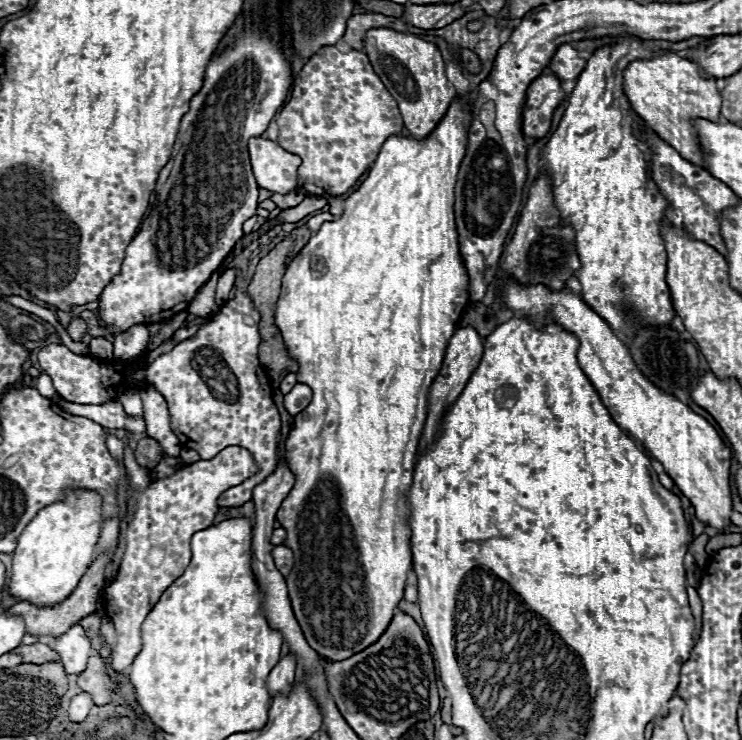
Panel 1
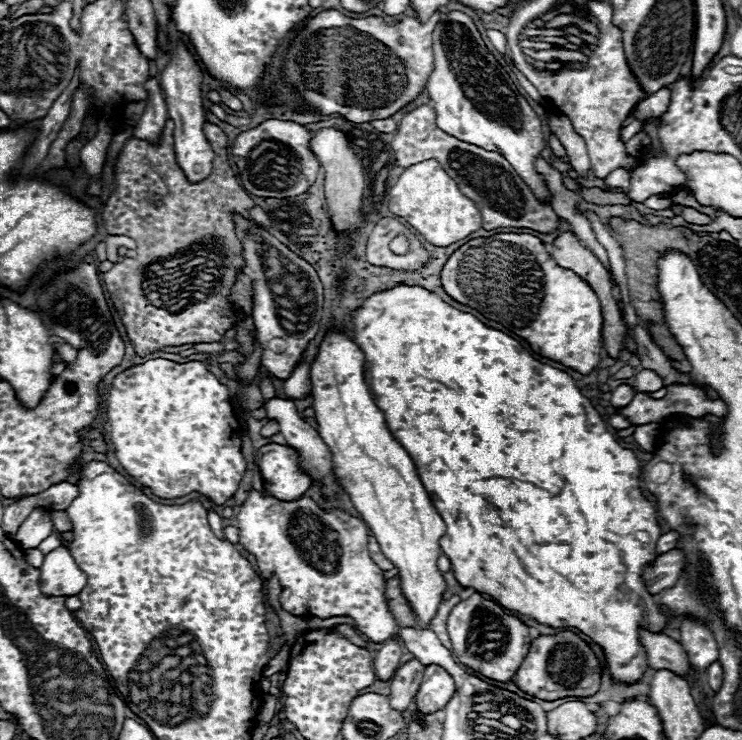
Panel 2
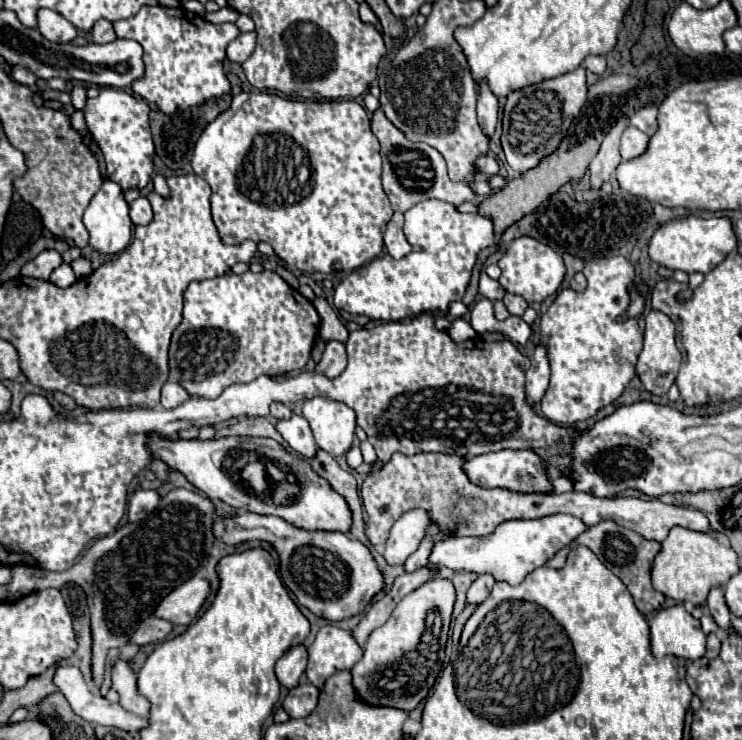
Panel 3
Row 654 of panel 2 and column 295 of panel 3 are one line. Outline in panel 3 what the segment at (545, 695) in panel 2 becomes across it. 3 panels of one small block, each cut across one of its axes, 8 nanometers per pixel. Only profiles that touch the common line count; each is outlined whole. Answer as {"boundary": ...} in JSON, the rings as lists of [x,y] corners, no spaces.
{"boundary":[[[254,512],[216,516],[212,532],[216,540],[234,548],[250,540],[264,540],[272,544],[280,556],[280,578],[284,586],[294,592],[304,608],[328,620],[344,620],[360,614],[384,586],[382,572],[378,570],[370,550],[344,532],[310,532],[292,526],[278,516],[262,516]]]}

